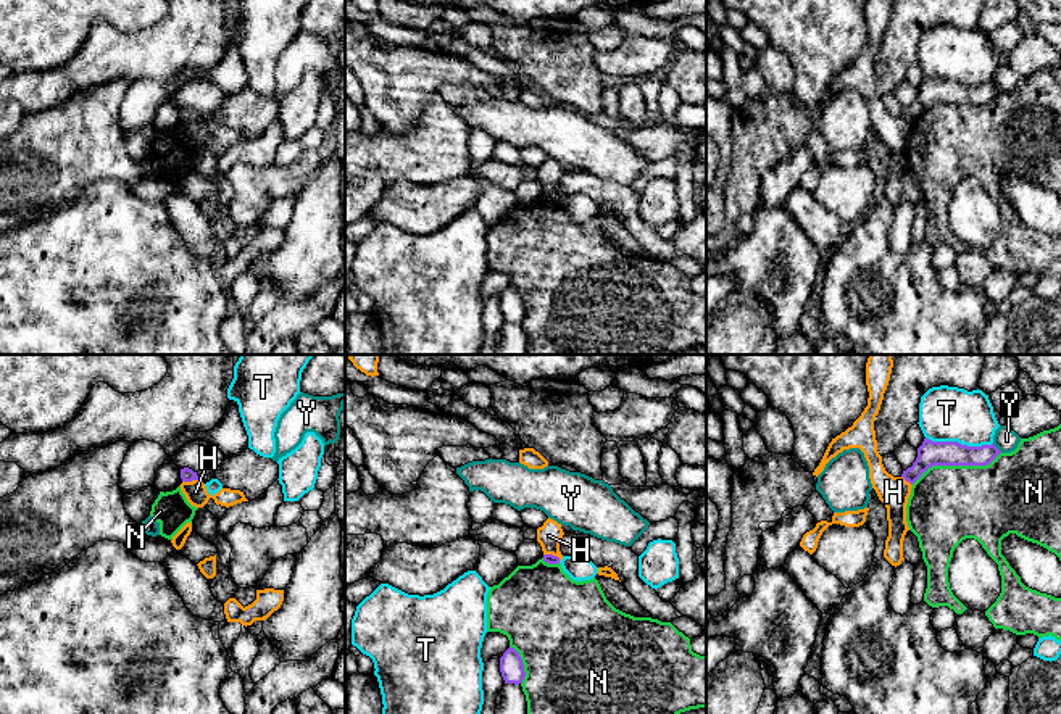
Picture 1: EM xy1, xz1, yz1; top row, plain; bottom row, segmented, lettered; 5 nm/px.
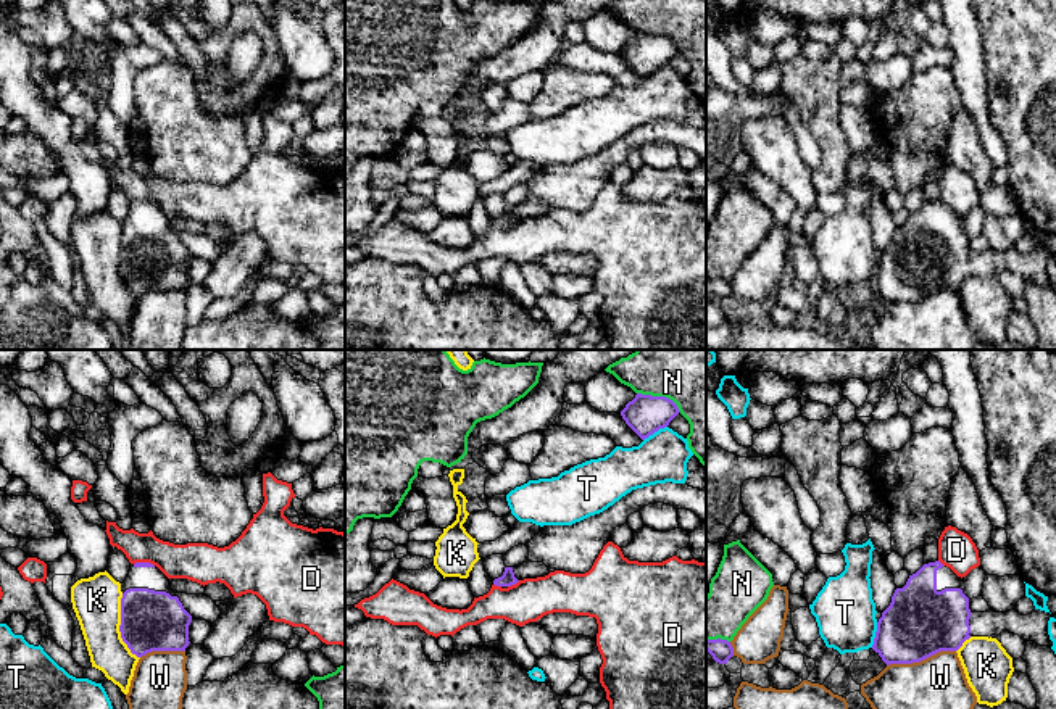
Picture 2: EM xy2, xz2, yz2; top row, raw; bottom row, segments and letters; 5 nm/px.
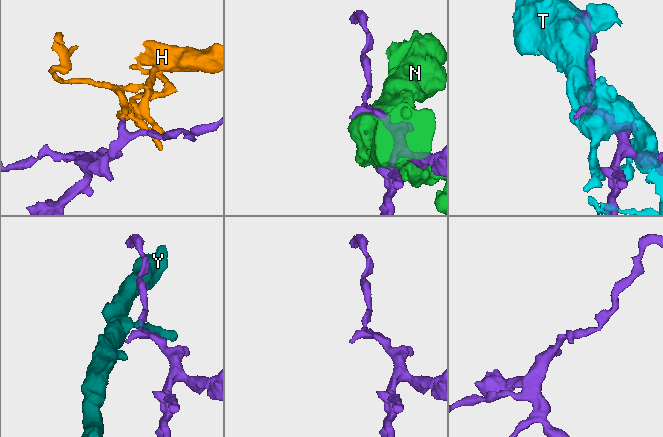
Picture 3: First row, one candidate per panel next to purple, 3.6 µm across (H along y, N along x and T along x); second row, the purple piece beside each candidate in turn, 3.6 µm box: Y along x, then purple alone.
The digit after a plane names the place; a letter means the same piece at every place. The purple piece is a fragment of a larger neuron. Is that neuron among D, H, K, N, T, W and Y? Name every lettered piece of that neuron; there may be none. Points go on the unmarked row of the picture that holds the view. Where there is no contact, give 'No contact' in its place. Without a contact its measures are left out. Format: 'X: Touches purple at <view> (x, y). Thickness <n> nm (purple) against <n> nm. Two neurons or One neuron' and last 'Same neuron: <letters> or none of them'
D: Touches purple at xz2 (513, 223). Thickness 70 nm (purple) against 220 nm. Two neurons
H: Touches purple at xy1 (189, 120). Thickness 70 nm (purple) against 120 nm. Two neurons
K: Touches purple at xy2 (120, 266). Thickness 300 nm (purple) against 240 nm. Two neurons
N: Touches purple at yz1 (955, 103). Thickness 130 nm (purple) against 380 nm. Two neurons
T: Touches purple at yz1 (960, 83). Thickness 130 nm (purple) against 280 nm. Two neurons
W: Touches purple at yz2 (921, 298). Thickness 360 nm (purple) against 480 nm. Two neurons
Y: Touches purple at yz1 (995, 86). Thickness 130 nm (purple) against 120 nm. Two neurons
Same neuron: none of them

